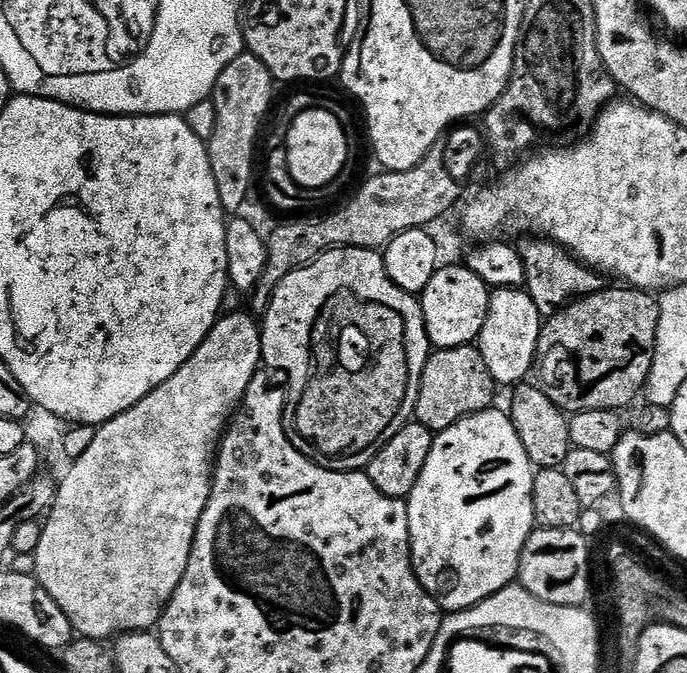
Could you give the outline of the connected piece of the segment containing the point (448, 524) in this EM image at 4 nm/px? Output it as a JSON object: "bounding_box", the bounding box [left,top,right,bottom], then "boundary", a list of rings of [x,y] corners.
{"bounding_box":[406,406,537,613],"boundary":[[[493,406],[487,412],[467,416],[432,440],[424,469],[406,496],[412,543],[412,568],[420,584],[445,613],[464,612],[498,594],[520,574],[522,550],[537,527],[534,482],[537,469],[518,438],[512,417]]]}

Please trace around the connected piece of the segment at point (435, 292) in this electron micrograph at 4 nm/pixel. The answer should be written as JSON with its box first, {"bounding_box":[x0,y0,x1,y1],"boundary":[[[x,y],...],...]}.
{"bounding_box":[419,266,489,350],"boundary":[[[467,266],[448,268],[445,272],[444,269],[437,270],[419,297],[431,347],[436,350],[459,348],[467,345],[471,336],[472,339],[479,337],[484,329],[484,319],[488,316],[489,299],[489,289],[480,281],[478,274],[474,274]]]}

